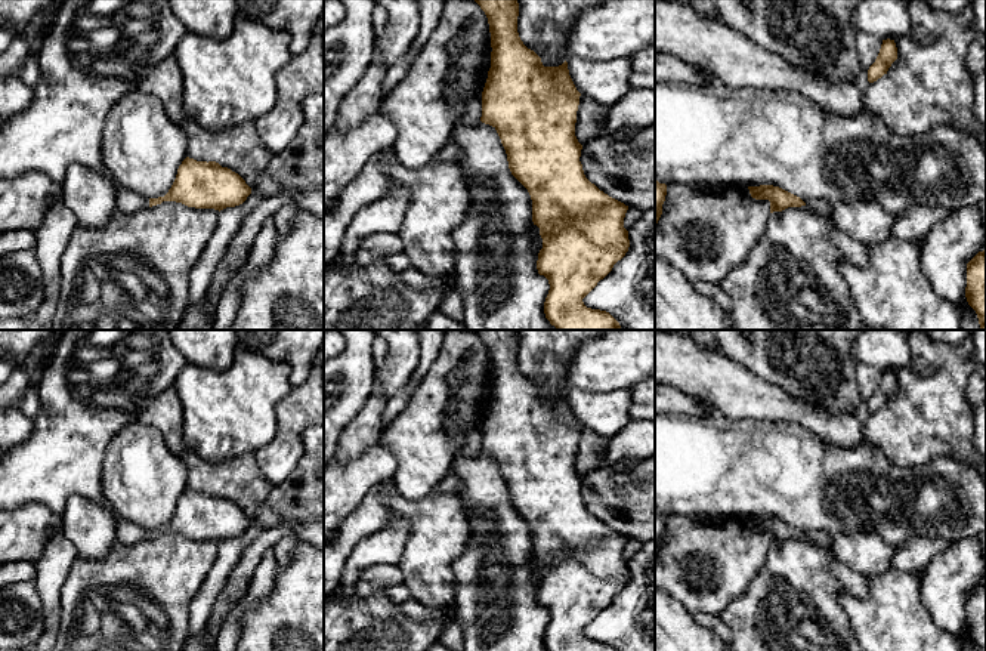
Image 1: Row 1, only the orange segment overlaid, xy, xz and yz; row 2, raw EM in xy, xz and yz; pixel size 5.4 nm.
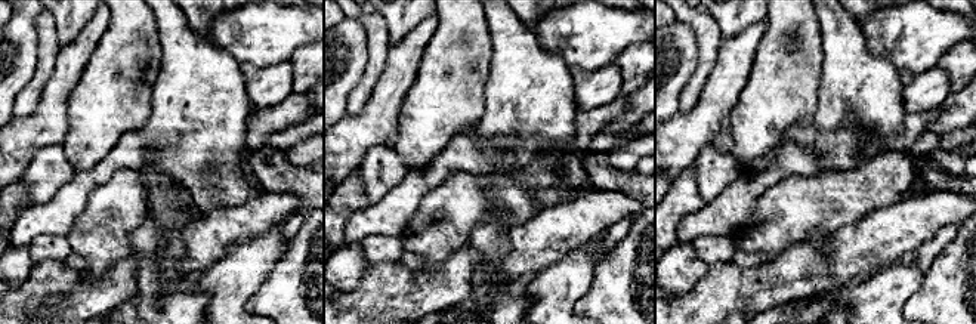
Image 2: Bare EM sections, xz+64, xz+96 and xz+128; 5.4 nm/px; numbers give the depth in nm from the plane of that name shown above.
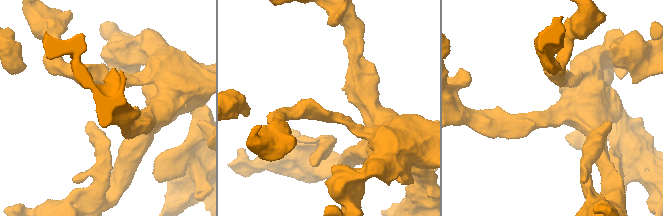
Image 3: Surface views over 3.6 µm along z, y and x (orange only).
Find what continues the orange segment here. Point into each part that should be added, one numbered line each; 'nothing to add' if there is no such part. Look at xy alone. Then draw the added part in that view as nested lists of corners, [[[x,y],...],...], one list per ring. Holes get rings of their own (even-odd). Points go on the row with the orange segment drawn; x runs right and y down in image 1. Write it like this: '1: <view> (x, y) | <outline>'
1: xy (127, 201) | [[[115,183],[117,210],[123,213],[135,213],[140,209],[149,207],[149,198],[143,197],[129,188]]]

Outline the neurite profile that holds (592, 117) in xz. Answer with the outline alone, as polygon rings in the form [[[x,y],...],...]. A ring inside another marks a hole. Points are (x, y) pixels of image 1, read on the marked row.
[[[579,96],[577,111],[575,136],[581,145],[605,133],[611,107],[599,105],[585,96]]]

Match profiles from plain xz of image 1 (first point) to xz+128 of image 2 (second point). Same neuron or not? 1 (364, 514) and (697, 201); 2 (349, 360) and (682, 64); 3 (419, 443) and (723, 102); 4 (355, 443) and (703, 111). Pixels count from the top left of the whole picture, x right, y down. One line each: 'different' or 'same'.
1: different
2: same
3: different
4: different

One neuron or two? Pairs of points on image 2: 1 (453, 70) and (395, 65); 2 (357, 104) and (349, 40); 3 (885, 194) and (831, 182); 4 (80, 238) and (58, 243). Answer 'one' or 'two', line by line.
1: two
2: two
3: one
4: two

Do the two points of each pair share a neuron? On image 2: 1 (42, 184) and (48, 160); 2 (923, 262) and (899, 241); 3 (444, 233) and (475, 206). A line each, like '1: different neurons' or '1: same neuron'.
1: same neuron
2: different neurons
3: same neuron

